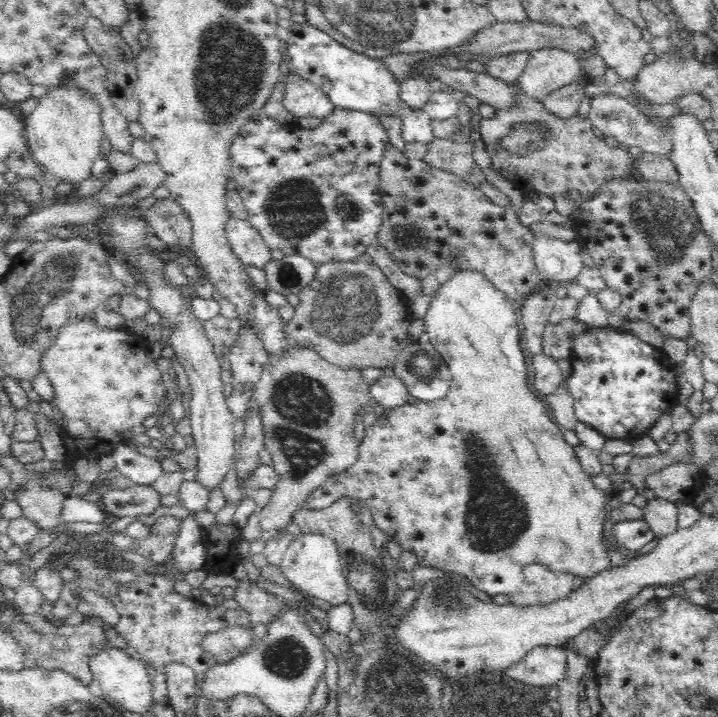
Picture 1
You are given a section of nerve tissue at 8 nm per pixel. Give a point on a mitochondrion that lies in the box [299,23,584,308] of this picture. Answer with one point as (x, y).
(534, 135)

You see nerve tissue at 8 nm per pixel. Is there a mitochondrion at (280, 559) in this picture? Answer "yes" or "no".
no

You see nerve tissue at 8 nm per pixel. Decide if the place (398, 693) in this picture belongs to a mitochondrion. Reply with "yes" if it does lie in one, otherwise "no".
yes

